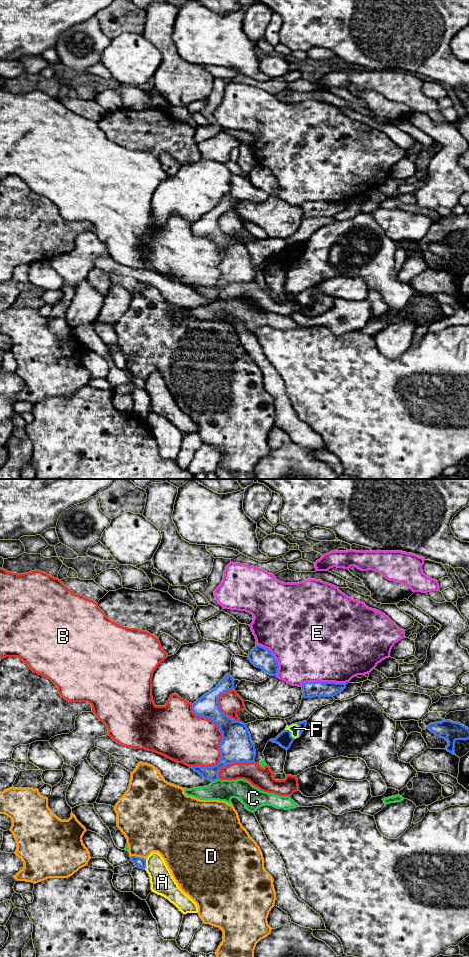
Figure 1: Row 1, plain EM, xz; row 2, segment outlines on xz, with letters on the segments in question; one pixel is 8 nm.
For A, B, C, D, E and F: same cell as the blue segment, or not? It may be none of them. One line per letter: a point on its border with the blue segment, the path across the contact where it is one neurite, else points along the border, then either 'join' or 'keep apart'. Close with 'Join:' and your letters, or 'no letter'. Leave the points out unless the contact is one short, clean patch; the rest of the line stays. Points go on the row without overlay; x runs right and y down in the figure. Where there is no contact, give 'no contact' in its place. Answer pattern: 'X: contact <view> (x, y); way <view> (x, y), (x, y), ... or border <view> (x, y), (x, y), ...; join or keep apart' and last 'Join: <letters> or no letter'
A: contact xz (145, 384); keep apart
B: contact xz (220, 250); keep apart
C: contact xz (214, 300); keep apart
D: contact xz (138, 377); keep apart
E: contact xz (322, 202); keep apart
F: contact xz (299, 250); border xz (295, 243), (298, 246), (298, 257); keep apart
Join: no letter

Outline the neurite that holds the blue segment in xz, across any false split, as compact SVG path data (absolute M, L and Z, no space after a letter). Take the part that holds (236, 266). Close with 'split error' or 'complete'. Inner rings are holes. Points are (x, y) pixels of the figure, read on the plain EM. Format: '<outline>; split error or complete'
M227 194L214 209L192 224L192 232L195 235L211 239L222 252L219 283L213 287L190 287L204 299L211 301L218 299L220 288L233 283L254 282L256 277L255 266L246 244L235 241L220 230L219 217L233 208L234 199Z; complete

